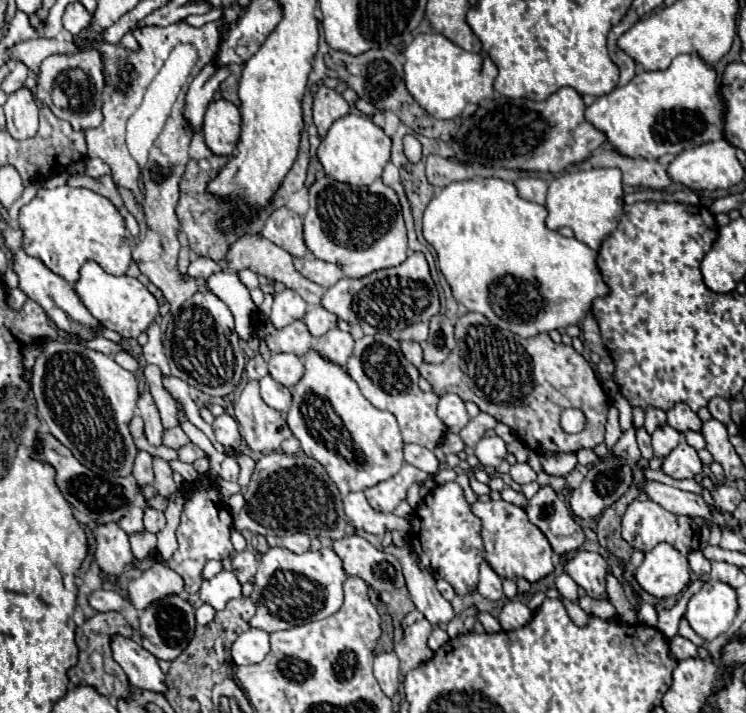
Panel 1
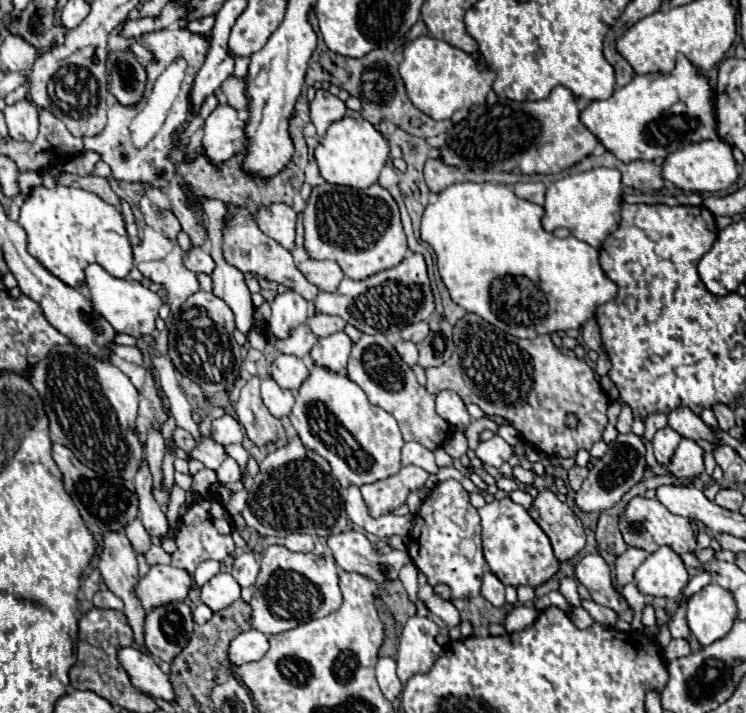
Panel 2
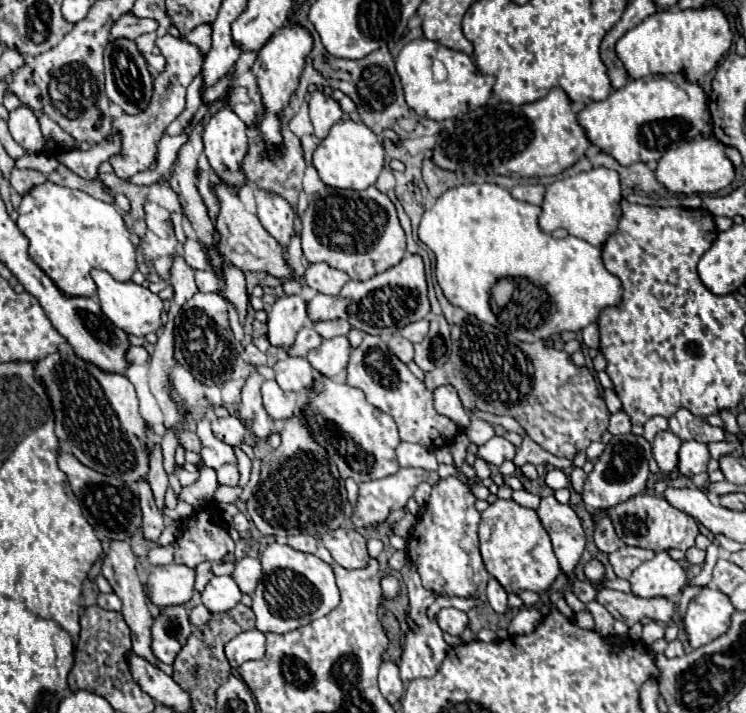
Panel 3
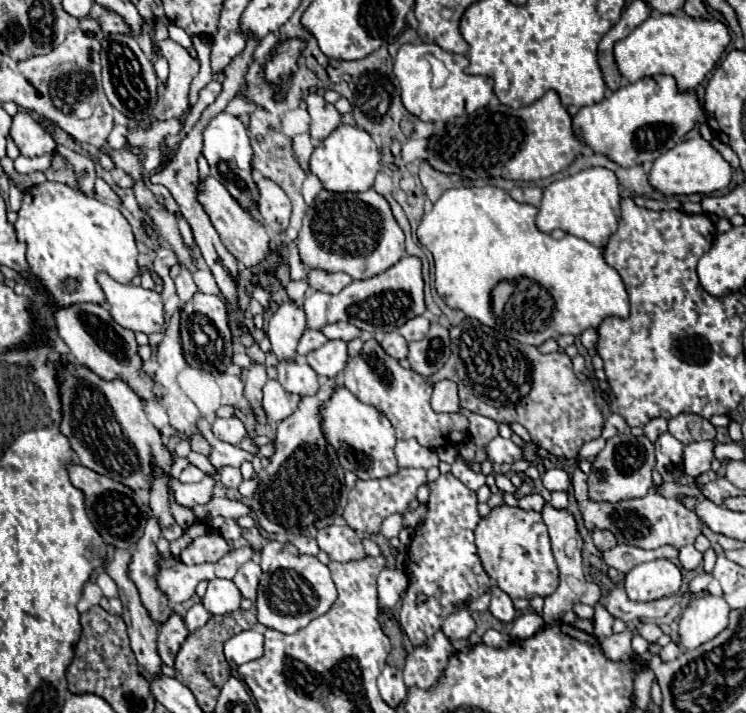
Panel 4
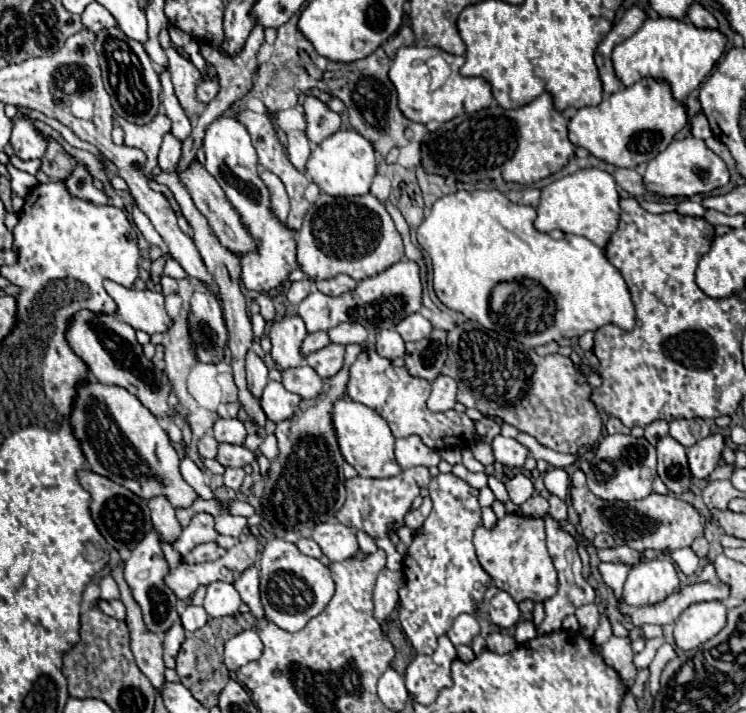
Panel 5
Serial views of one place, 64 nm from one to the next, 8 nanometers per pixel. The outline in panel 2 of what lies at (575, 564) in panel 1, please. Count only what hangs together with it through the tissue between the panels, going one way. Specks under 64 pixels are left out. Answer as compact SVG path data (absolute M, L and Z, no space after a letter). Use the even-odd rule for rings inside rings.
M598 554L584 556L576 566L576 578L578 578L578 582L582 582L590 590L594 602L614 610L620 620L632 622L634 610L626 602L626 598L612 588L610 568L602 560L602 556L598 556Z

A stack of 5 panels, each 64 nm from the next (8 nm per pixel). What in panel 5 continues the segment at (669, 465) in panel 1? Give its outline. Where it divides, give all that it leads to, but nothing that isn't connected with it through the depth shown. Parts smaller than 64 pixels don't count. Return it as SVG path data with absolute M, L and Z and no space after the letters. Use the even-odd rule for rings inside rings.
M710 434L704 440L690 446L686 452L688 452L692 476L698 480L708 480L708 476L714 472L714 468L722 460L722 450L724 450L722 434Z

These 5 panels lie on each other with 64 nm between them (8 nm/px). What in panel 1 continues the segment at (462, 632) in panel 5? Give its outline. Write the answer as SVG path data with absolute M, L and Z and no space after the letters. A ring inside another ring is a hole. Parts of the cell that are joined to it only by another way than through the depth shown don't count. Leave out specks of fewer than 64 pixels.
M388 546L384 548L384 552L394 554L404 570L404 578L406 578L406 586L410 590L412 602L416 604L416 608L432 622L432 624L448 624L456 614L454 608L450 606L448 600L444 600L440 596L440 592L436 590L436 580L434 576L424 570L416 558L416 554L410 548L396 548L396 546Z

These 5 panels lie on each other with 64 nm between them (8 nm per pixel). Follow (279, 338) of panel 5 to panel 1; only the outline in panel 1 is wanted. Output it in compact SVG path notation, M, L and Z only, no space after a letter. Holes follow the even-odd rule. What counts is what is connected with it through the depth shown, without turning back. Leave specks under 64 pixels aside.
M282 290L274 294L274 304L272 304L272 314L270 320L276 324L276 328L284 328L292 324L292 320L302 320L304 312L308 312L308 304L292 290Z

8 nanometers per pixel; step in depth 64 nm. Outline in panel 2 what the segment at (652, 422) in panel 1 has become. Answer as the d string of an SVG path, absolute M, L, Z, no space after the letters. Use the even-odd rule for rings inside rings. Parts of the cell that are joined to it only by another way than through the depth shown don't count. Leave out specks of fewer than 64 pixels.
M650 414L650 416L644 420L644 424L646 424L644 438L646 438L646 440L652 440L652 436L656 434L656 430L668 426L668 418L666 418L664 414Z

